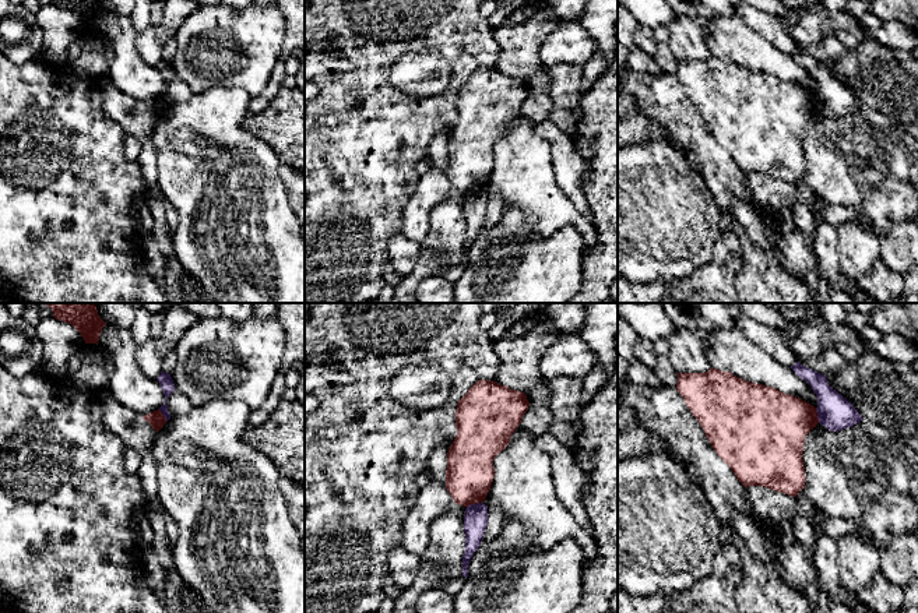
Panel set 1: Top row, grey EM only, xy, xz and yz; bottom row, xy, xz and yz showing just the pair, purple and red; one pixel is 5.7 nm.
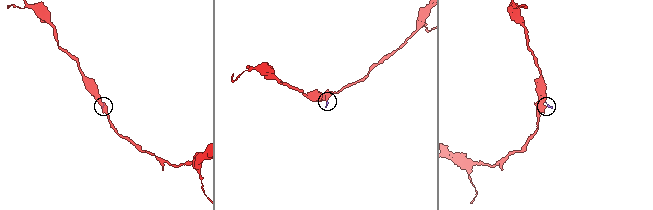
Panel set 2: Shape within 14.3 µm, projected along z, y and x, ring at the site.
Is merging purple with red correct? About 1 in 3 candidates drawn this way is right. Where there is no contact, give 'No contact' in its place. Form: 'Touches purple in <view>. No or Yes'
Touches purple in xz. No

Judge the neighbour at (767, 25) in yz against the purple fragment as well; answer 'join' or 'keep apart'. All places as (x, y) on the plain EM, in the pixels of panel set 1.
join

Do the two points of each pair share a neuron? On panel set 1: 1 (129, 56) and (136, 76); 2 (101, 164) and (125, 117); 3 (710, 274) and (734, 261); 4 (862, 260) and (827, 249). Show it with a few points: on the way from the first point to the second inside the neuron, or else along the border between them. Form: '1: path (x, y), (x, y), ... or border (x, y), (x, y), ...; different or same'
1: path (129, 60), (132, 71); same
2: border (102, 98), (102, 112), (126, 134); different
3: path (716, 274), (728, 263); same
4: border (836, 228), (839, 268), (848, 281); different

